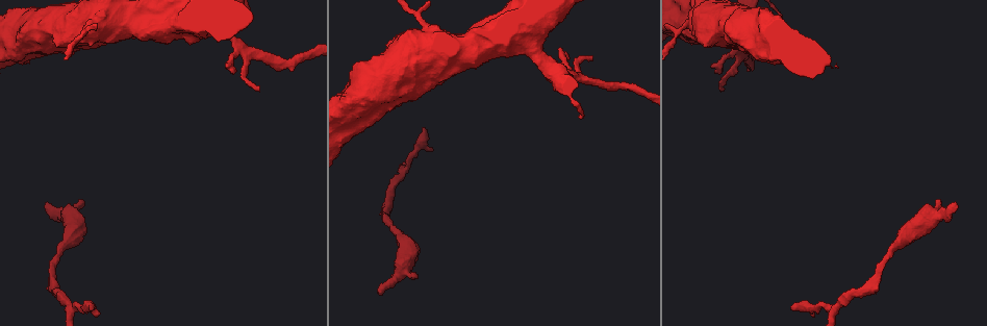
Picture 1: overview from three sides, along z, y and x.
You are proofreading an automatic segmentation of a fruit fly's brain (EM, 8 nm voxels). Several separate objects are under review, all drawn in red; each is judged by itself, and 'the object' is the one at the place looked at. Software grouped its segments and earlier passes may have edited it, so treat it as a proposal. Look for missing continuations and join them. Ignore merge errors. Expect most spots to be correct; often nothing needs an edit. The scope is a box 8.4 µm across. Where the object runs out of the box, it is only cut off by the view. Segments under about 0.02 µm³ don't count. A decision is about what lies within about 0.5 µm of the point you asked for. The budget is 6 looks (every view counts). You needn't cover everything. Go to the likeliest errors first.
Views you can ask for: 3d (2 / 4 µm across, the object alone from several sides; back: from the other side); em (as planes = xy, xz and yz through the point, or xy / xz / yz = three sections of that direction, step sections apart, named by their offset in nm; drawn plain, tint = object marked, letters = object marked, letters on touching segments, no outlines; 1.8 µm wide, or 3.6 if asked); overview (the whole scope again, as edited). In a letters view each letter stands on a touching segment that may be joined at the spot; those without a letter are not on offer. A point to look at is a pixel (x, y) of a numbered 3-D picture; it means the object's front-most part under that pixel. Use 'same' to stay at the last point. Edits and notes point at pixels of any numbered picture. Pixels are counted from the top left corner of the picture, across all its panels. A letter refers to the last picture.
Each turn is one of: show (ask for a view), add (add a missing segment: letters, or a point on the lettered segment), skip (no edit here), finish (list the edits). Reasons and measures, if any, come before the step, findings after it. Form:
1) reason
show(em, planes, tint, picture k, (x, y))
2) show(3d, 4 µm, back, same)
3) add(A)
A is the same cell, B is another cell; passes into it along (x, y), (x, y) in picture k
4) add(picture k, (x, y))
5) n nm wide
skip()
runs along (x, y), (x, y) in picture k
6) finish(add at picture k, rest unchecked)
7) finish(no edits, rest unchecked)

free end
show(3d, 2 µm, back, picture 1, (45, 208))

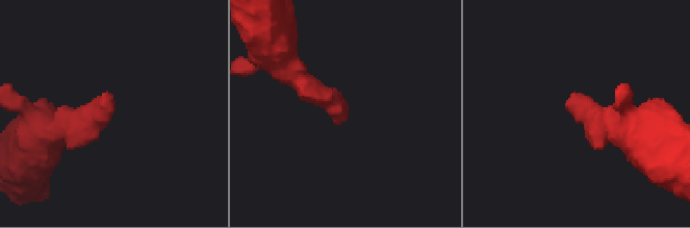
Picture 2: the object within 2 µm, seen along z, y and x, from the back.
now the EM
show(em, xz, step 8, tint, picture 2, (111, 106))

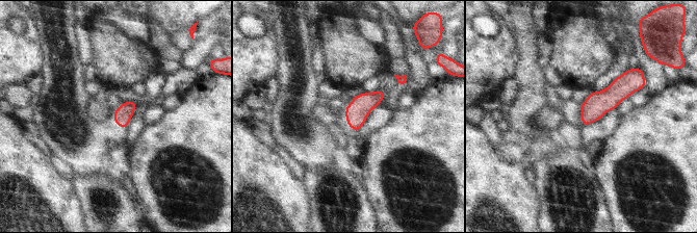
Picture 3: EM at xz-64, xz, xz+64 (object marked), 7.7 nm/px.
show(em, planes, letters, same)

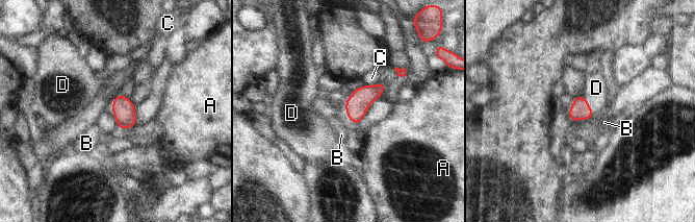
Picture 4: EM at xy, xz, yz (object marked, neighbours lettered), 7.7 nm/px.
160 nm wide
add(D)
D is the same cell, A, B and C are other cells; passes into it along (578, 109), (588, 104), (596, 88) in picture 4; the neuron continues

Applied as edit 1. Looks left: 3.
tapers out
show(em, yz, step 8, tint, picture 1, (257, 89))

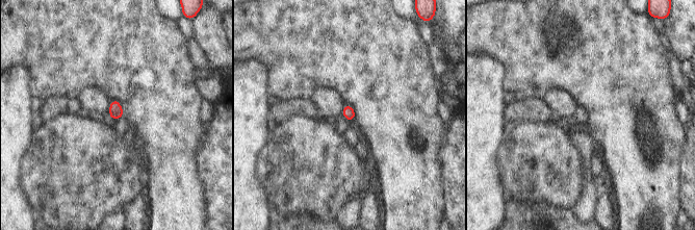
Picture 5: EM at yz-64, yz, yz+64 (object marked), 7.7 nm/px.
another direction
show(em, planes, letters, same)

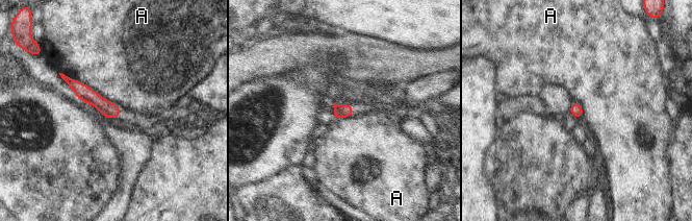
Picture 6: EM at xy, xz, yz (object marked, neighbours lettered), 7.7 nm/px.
A touches over 550 nm
skip()
A is another cell; runs along (69, 80), (117, 115) in picture 6; no lettered segment goes on from it

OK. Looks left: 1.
thin end
show(em, 3.6 µm, planes, letters, picture 1, (584, 116))

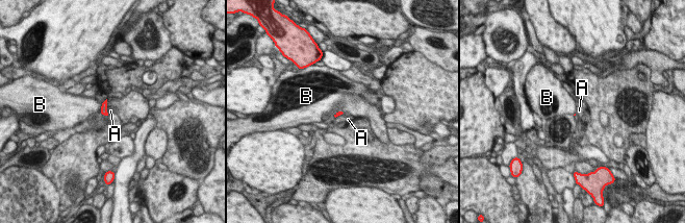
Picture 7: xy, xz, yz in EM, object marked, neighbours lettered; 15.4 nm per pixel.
skip()
A and B are other cells; border along (341, 114), (335, 118) in picture 7; no lettered segment goes on from it

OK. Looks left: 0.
finish(add at picture 4, rest unchecked)

